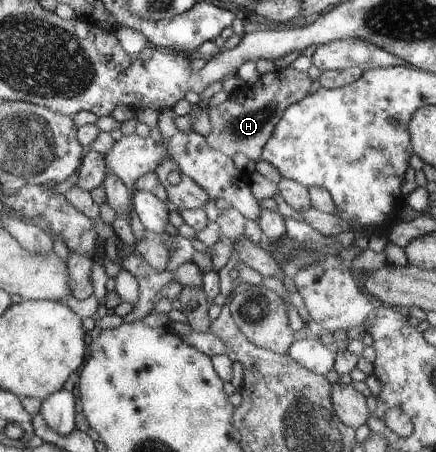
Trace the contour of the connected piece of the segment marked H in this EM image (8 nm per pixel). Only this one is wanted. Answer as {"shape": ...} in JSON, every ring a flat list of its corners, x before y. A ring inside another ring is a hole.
{"shape":[[290,66,262,74,256,84,234,91,228,95,225,102,208,110,213,126,213,132,205,137,208,145,231,158,241,152,257,162,285,109,290,104,303,100,311,84,307,73]]}

